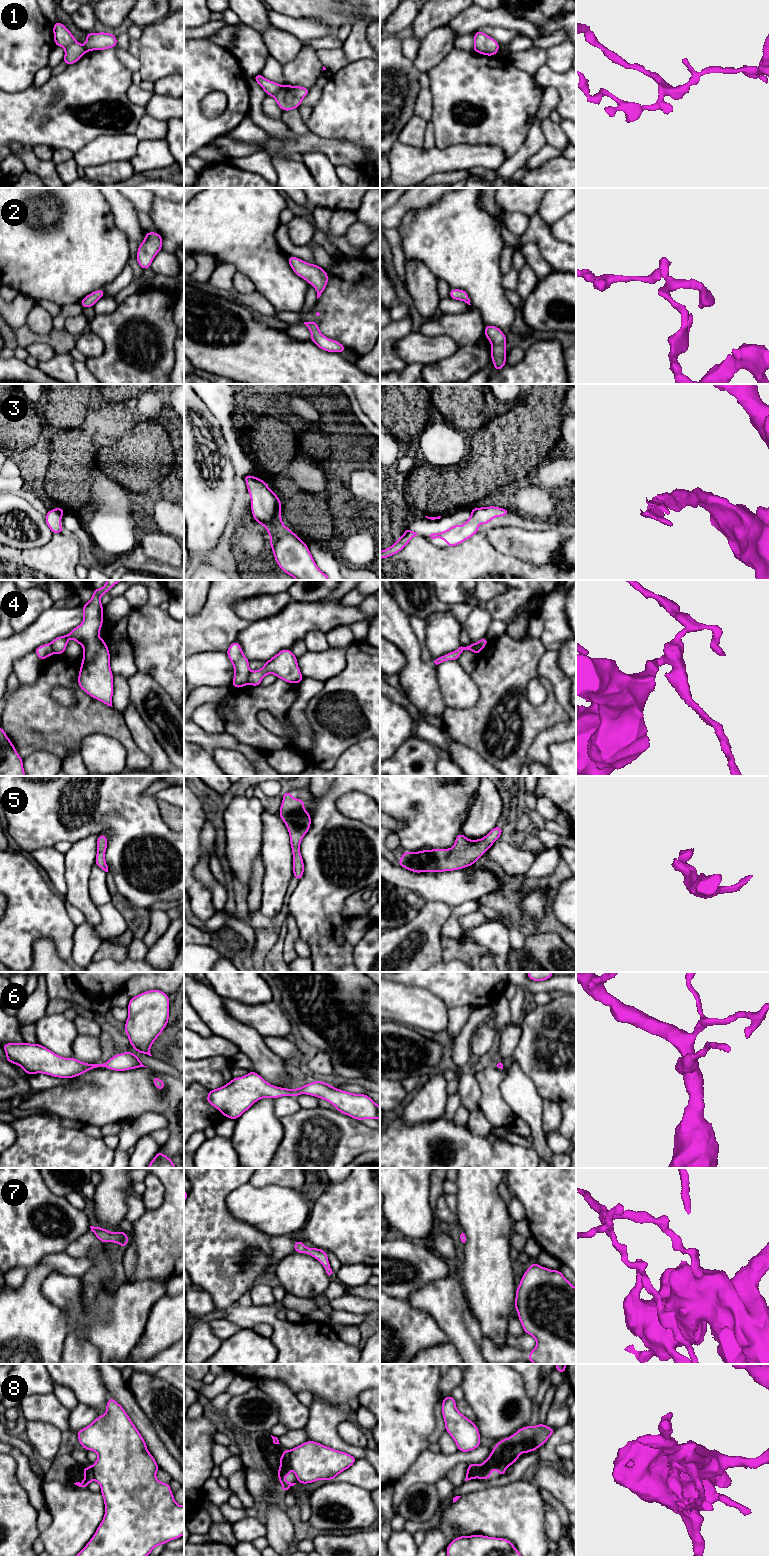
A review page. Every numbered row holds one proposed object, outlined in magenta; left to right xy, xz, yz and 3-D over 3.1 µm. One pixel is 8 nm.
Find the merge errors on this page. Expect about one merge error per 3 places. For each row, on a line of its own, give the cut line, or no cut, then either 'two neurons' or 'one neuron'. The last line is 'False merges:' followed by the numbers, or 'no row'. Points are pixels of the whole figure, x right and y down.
1: cut in xy along (77, 42), (70, 43), (64, 47); two neurons
2: no cut; one neuron
3: no cut; one neuron
4: cut in xz along (250, 671), (246, 683); two neurons
5: no cut; one neuron
6: no cut; one neuron
7: no cut; one neuron
8: cut in xz along (288, 1451), (288, 1462), (291, 1467); two neurons
False merges: 1, 4, 8

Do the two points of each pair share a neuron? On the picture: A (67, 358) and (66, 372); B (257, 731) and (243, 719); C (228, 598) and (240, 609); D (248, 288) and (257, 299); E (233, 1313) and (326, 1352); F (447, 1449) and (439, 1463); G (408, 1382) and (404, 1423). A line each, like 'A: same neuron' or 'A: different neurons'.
A: same neuron
B: same neuron
C: different neurons
D: different neurons
E: same neuron
F: different neurons
G: same neuron

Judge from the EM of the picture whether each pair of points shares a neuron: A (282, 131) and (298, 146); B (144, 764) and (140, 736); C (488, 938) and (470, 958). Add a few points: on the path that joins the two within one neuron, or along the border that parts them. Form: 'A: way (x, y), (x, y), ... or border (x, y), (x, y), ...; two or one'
A: border (291, 130), (287, 138), (275, 138), (269, 135); two
B: border (129, 731), (136, 745), (149, 757), (151, 765); two
C: border (474, 943), (483, 946), (489, 952); two

